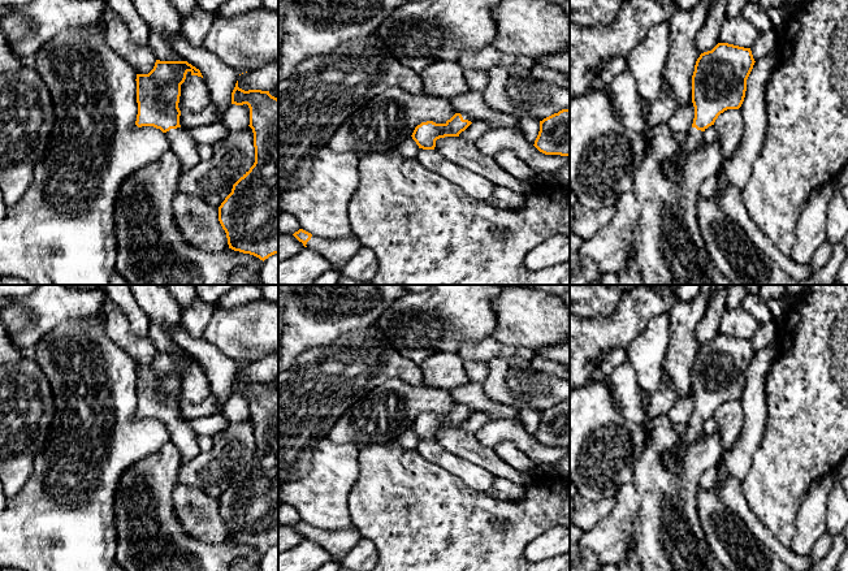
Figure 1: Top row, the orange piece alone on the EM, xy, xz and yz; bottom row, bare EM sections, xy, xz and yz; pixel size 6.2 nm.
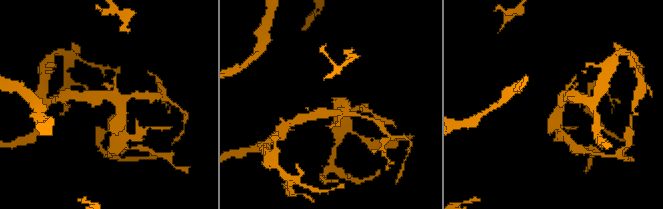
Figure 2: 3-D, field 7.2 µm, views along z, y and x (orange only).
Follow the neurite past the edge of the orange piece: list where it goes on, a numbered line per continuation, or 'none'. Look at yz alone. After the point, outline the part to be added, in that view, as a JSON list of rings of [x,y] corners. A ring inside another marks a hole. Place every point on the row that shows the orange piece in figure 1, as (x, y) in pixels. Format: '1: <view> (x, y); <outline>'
1: yz (695, 141); [[[691,127],[687,134],[687,140],[682,144],[676,159],[666,160],[662,170],[669,178],[678,179],[682,174],[682,161],[684,159],[684,155],[688,152],[701,151],[706,147],[708,146],[704,140],[704,131],[697,130],[696,127]]]

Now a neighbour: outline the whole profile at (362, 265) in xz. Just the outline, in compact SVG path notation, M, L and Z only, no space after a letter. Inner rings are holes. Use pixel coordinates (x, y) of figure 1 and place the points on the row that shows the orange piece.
M365 247L360 248L352 254L346 265L339 271L342 276L350 277L352 280L369 282L377 273L377 259L375 252Z

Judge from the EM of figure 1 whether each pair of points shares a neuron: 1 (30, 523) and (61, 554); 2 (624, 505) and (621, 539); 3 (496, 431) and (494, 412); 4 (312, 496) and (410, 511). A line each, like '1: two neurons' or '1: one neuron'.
1: one neuron
2: one neuron
3: two neurons
4: two neurons

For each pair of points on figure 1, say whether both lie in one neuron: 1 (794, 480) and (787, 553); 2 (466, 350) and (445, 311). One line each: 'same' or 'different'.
1: different
2: different

